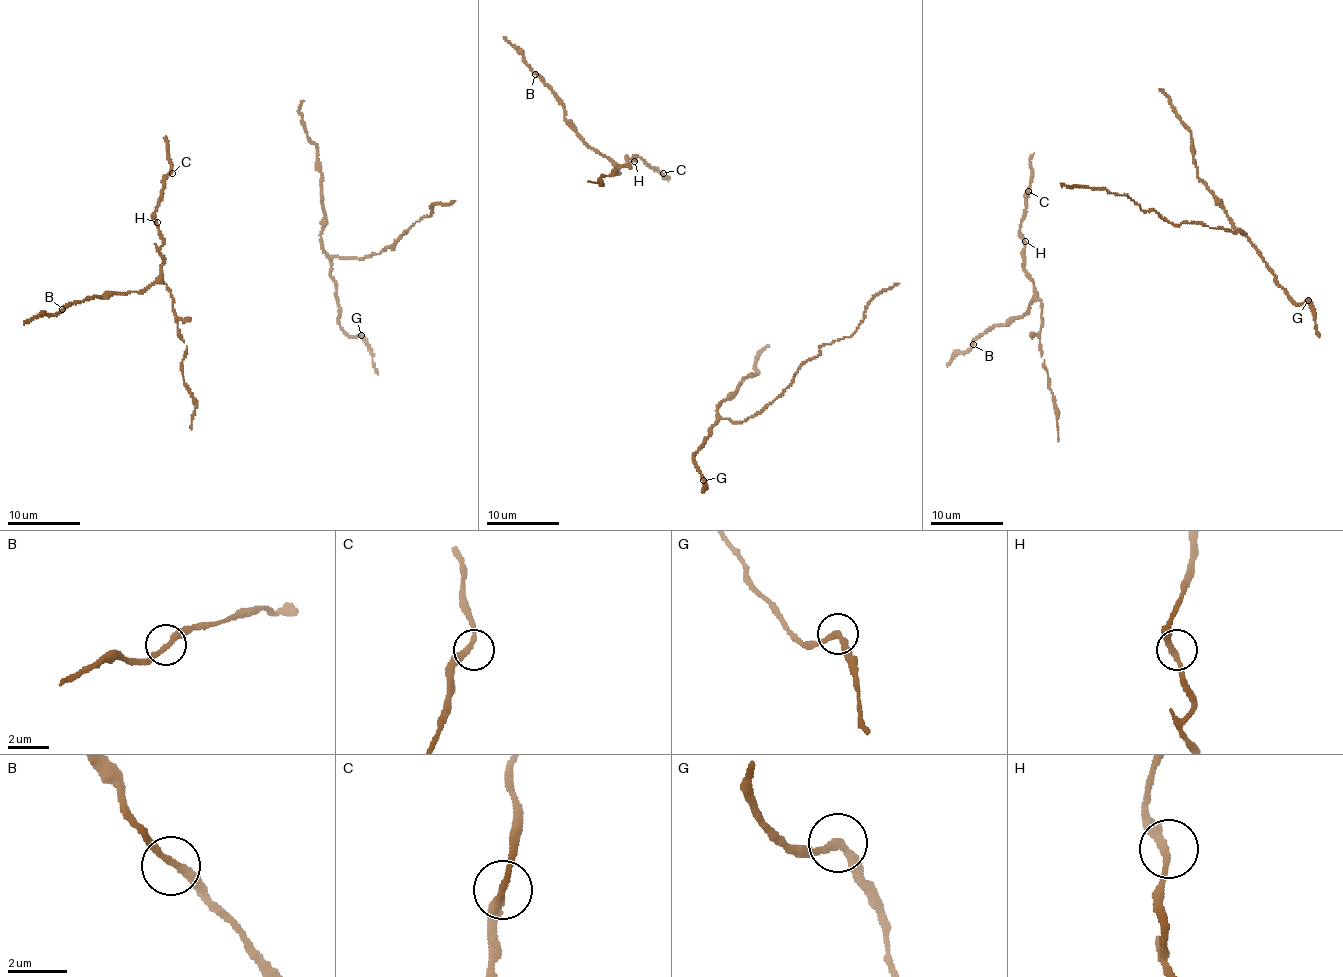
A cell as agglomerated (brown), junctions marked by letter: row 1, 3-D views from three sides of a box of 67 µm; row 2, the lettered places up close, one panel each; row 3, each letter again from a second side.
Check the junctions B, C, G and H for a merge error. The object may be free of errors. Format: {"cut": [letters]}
{"cut": []}

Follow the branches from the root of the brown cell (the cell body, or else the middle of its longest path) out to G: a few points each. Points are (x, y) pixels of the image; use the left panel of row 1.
G: (302, 102), (299, 114), (315, 145), (321, 173), (326, 217), (321, 237), (339, 320), (350, 335), (360, 335)

